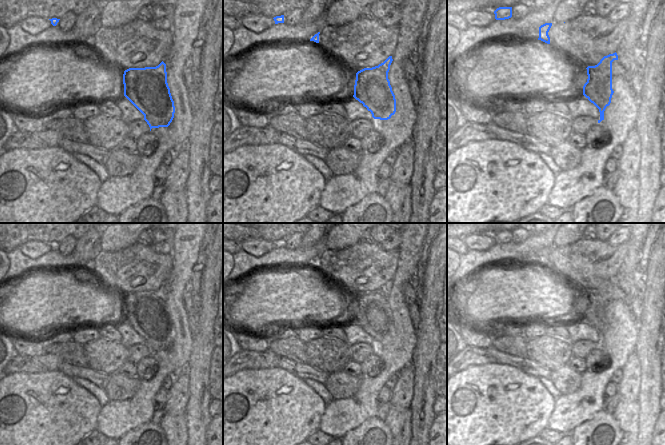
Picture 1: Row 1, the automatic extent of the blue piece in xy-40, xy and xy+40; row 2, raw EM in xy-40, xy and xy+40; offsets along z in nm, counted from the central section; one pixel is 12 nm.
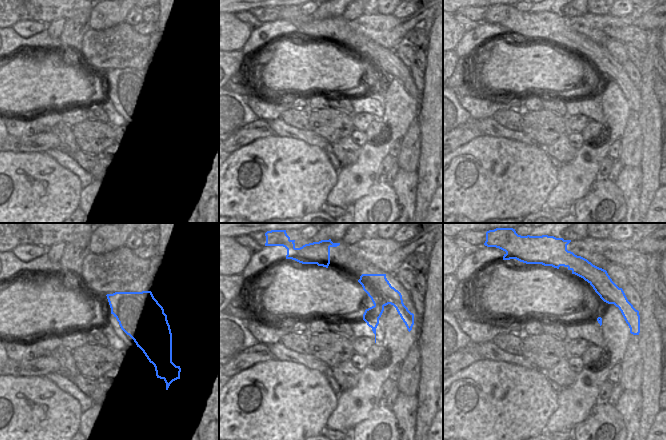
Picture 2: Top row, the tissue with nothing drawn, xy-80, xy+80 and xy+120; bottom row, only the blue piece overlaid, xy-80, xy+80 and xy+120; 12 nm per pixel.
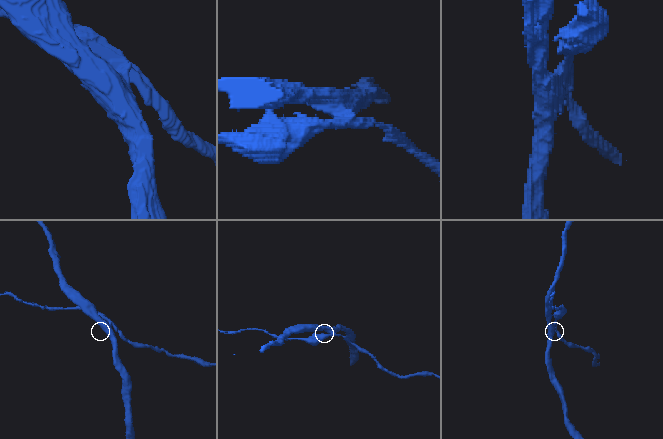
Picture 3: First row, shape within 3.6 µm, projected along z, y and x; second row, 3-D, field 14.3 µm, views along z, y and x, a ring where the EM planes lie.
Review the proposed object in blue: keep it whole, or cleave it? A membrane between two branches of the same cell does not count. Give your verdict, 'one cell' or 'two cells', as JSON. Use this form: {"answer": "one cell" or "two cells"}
{"answer": "two cells"}

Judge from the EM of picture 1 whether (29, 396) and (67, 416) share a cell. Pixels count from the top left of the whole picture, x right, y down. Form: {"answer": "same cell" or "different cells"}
{"answer": "same cell"}

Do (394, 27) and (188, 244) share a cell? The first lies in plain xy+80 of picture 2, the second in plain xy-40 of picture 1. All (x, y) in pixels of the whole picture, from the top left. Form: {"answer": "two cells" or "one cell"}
{"answer": "two cells"}

